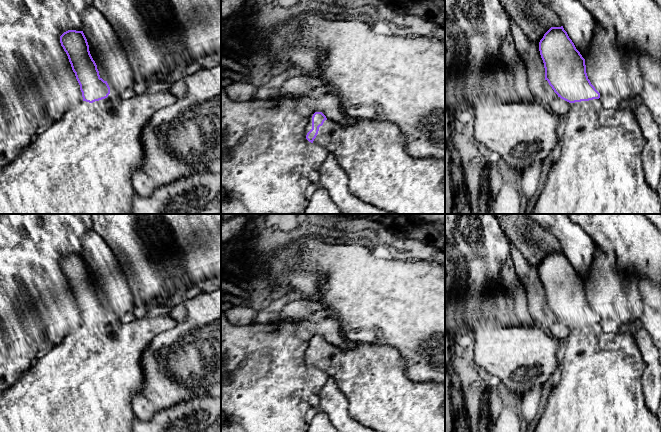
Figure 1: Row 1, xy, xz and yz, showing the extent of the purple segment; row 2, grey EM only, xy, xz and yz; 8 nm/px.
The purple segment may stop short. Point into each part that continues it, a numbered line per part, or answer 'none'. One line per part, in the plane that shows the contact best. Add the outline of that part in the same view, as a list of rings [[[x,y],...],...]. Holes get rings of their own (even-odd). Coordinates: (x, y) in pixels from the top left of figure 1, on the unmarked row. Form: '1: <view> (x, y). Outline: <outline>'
1: yz (600, 390). Outline: [[[600,322],[589,325],[570,327],[568,338],[561,350],[560,362],[562,373],[557,386],[552,387],[544,412],[536,425],[534,432],[661,432],[657,413],[650,411],[645,403],[642,379],[646,369],[646,363],[640,352],[640,348],[631,333],[606,332]]]

